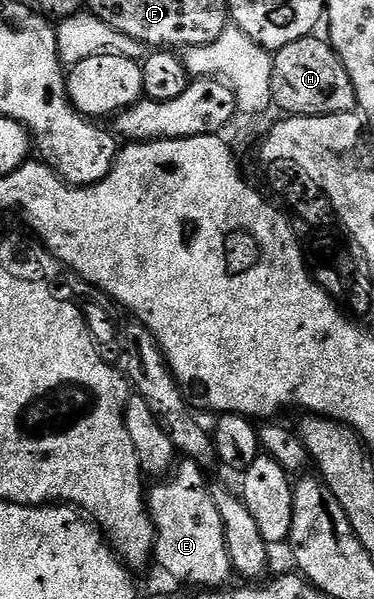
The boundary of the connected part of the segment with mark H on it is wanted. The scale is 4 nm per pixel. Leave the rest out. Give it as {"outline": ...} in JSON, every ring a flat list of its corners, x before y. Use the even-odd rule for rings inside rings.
{"outline":[[323,36,303,37,275,50,272,59,272,103,279,112,294,117,338,115,357,108,354,83,338,59,331,44]]}

